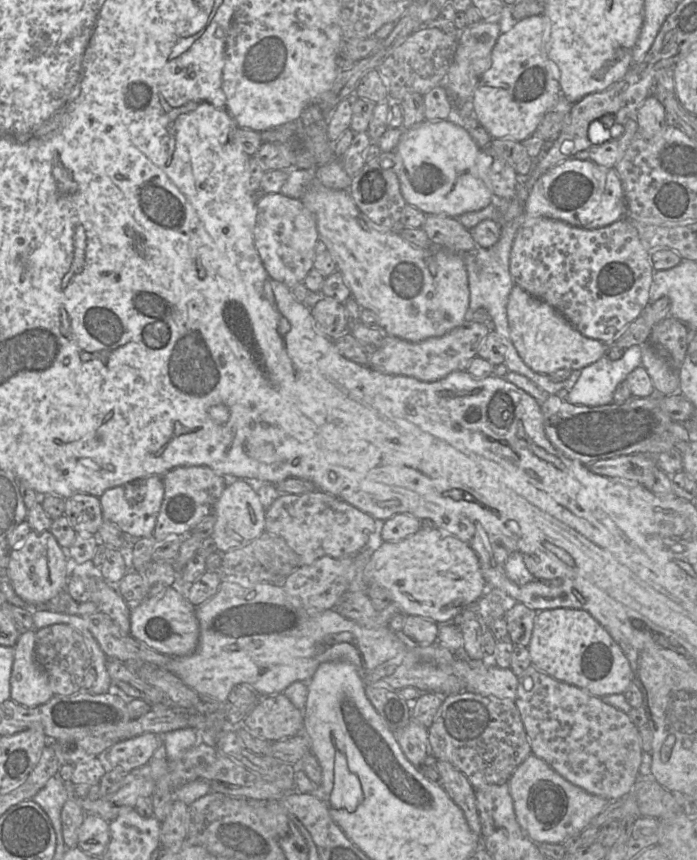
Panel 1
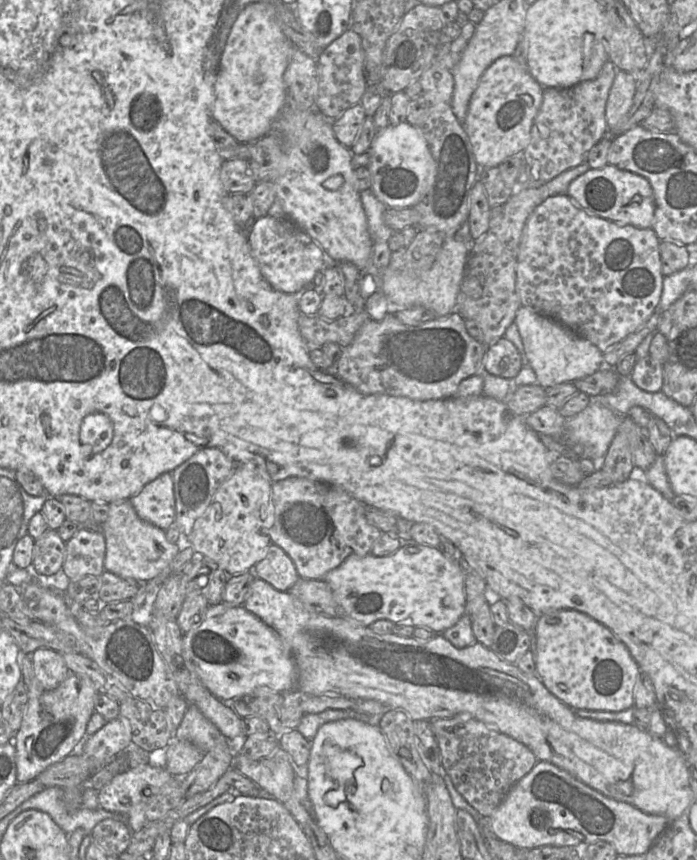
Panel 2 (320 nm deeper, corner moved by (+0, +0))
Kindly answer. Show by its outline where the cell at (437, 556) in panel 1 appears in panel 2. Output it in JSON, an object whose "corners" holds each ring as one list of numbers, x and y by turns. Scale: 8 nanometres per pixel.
{"corners":[[414,541,403,542,403,545,389,556,378,557,370,553,365,556,350,555,323,579,330,586,334,600,341,609,341,615,365,627,378,620,390,620,396,625,409,624,441,634,454,626,465,614,464,572,460,564,446,558,438,547]]}

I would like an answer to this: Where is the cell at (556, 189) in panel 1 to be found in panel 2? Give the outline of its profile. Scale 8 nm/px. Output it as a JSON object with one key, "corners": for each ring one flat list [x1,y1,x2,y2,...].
{"corners":[[611,164,599,169,590,168,570,183,567,195,591,215,618,225,641,229,652,227,655,213,654,192,649,181,638,174,619,169]]}

